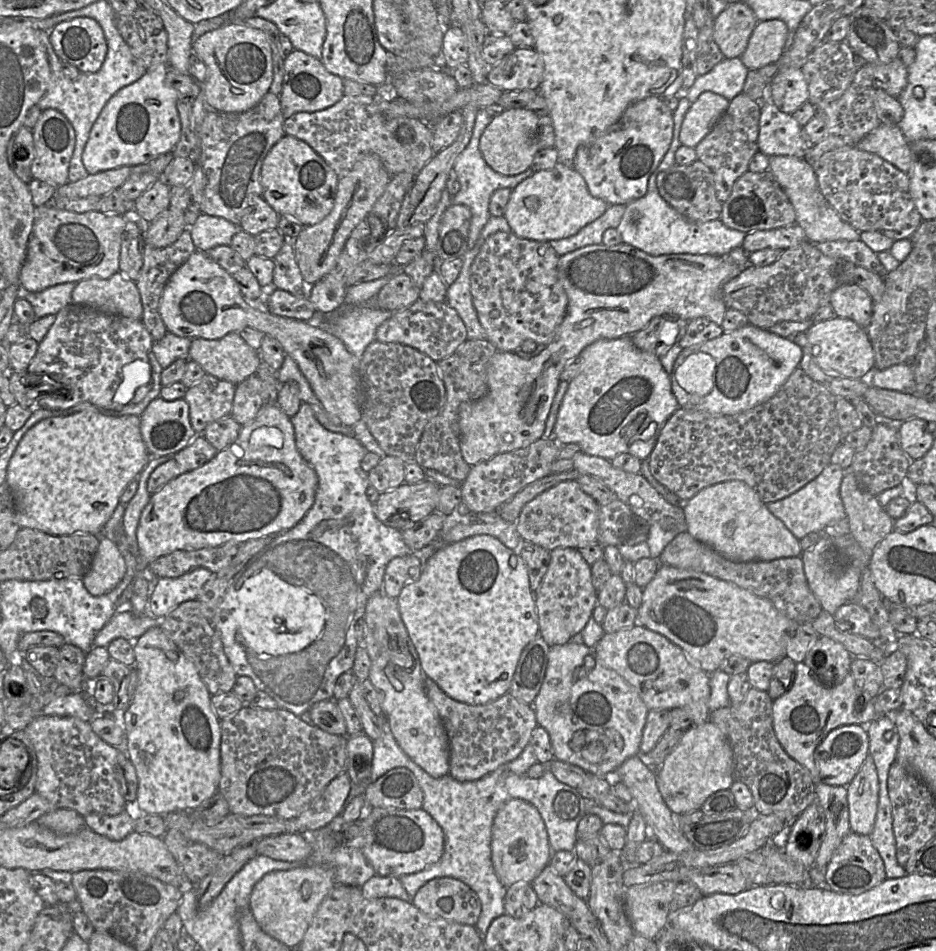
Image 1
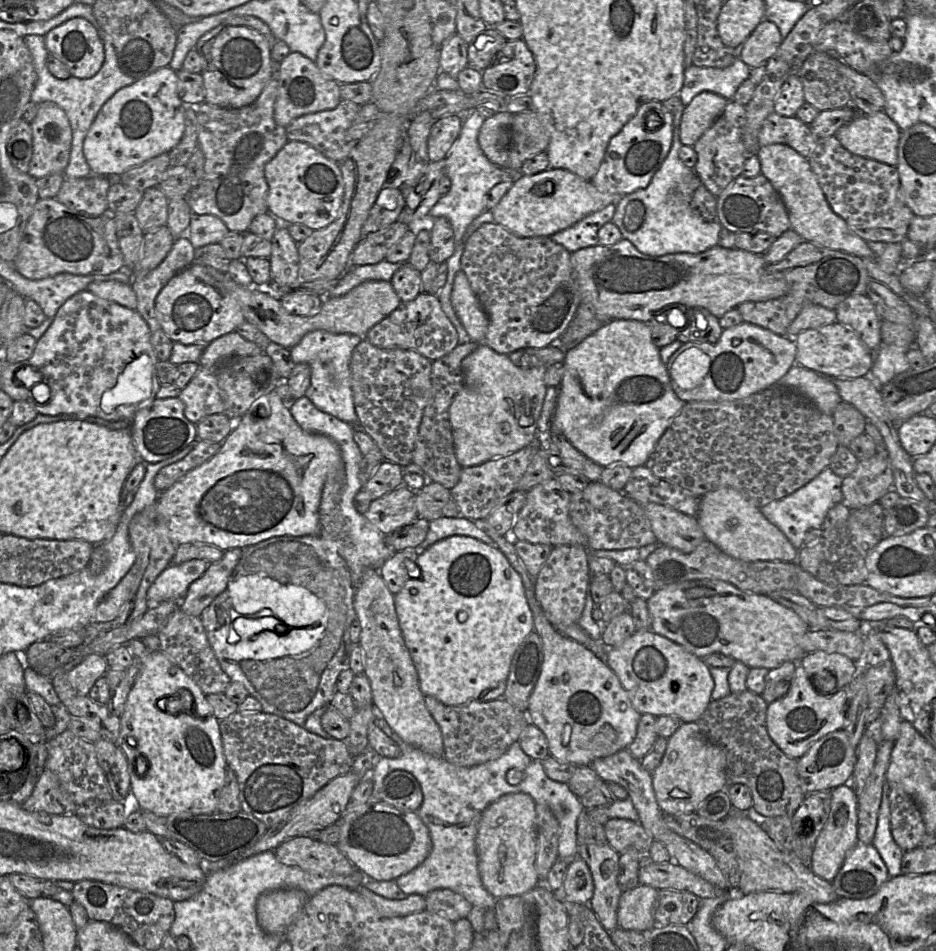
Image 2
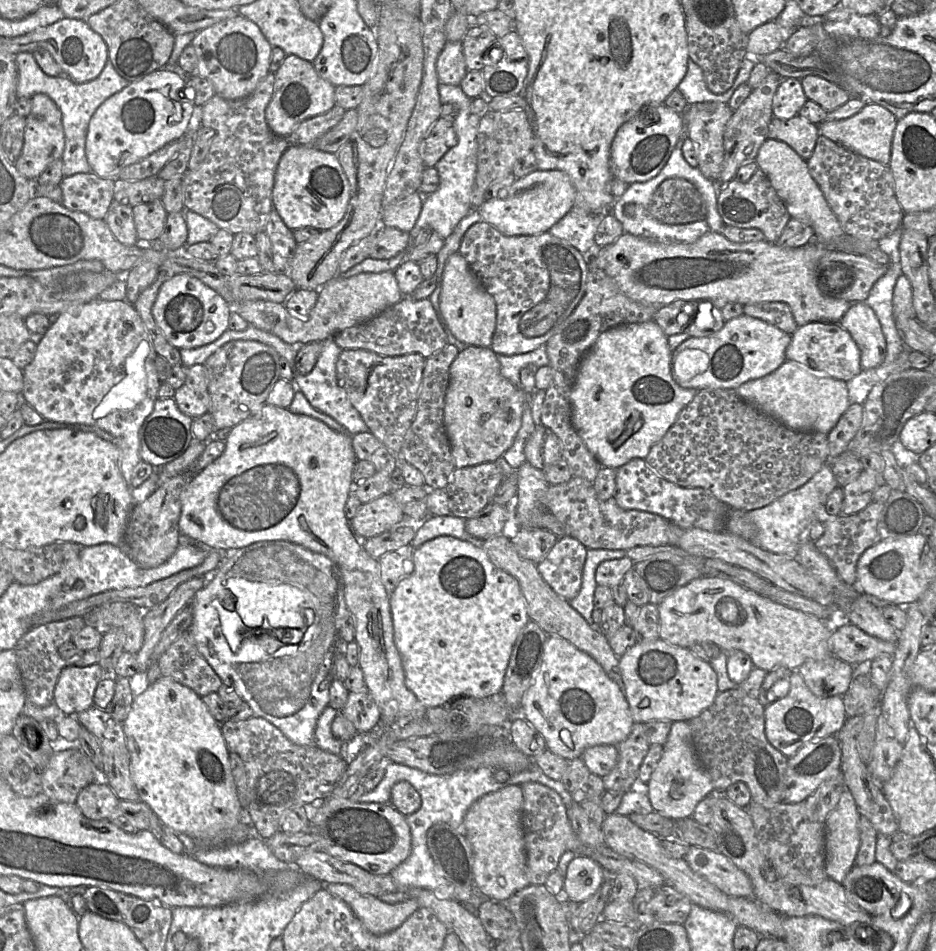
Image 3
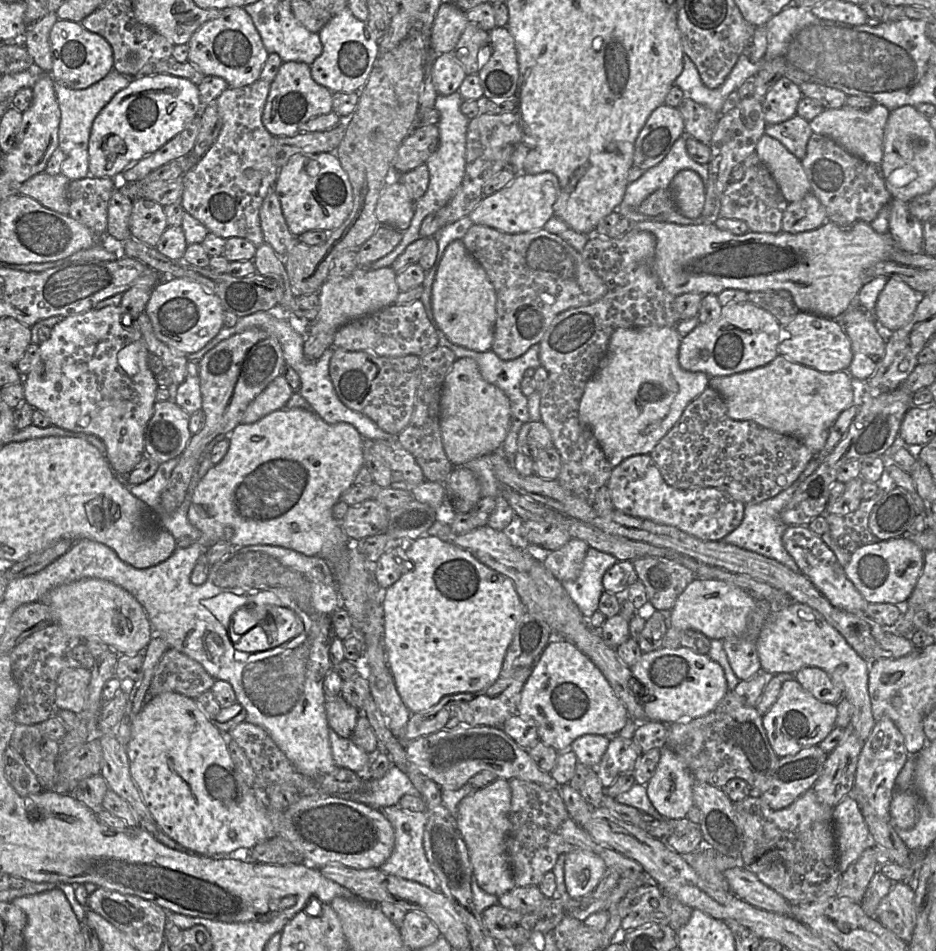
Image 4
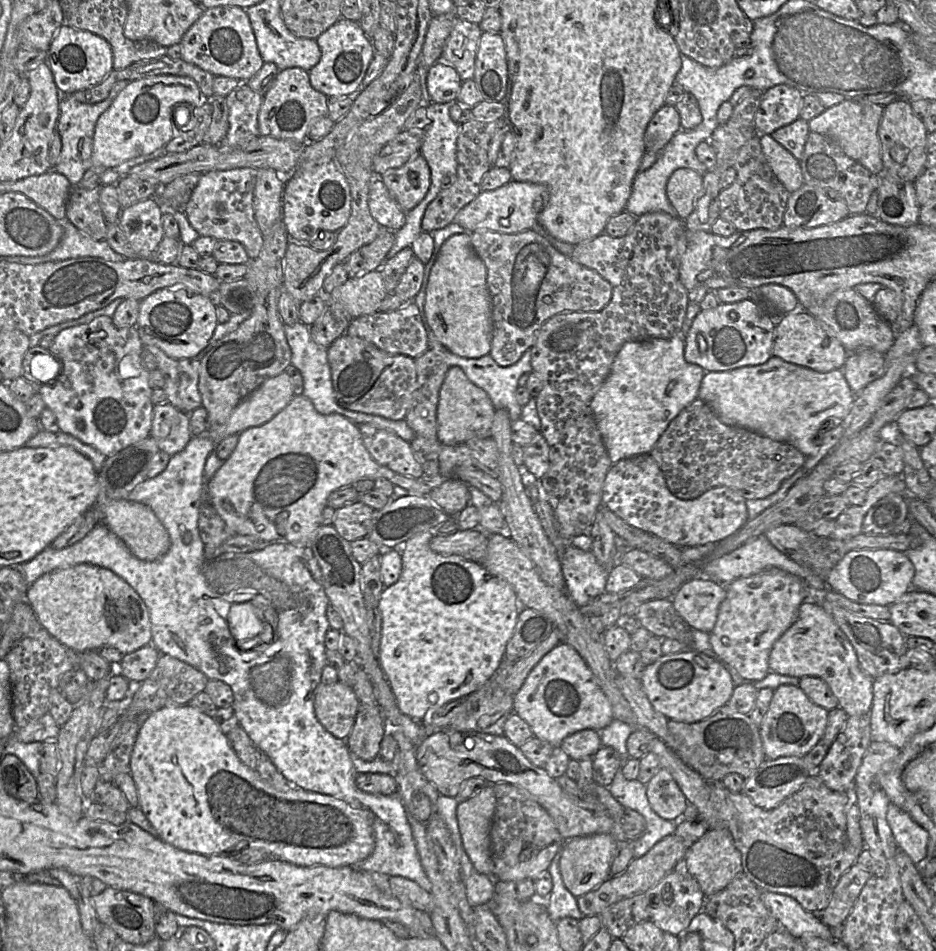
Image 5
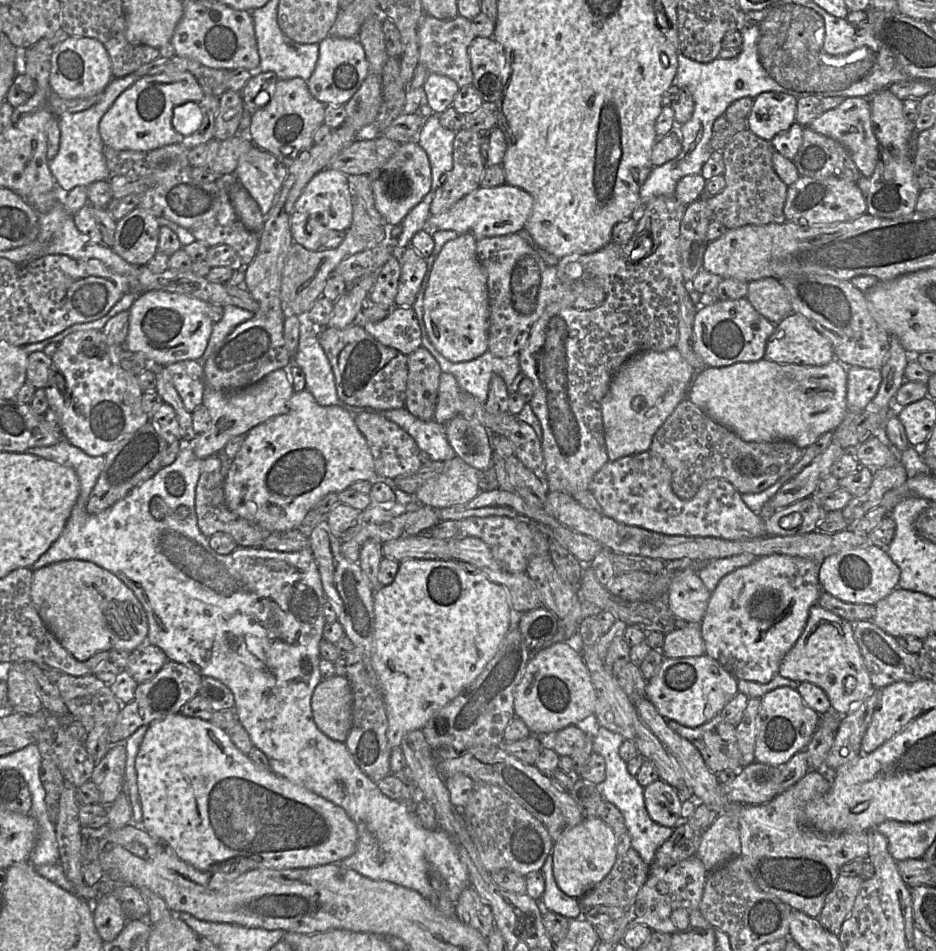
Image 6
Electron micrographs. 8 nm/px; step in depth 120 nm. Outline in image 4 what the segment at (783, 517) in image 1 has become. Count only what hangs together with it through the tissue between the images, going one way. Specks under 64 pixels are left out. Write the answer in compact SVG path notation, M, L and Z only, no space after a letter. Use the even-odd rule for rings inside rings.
M818 454L817 457L814 457L808 463L798 479L787 489L763 502L745 505L744 516L740 525L720 541L724 541L727 544L735 545L742 549L758 553L767 558L774 559L791 569L793 572L801 573L798 565L783 545L782 536L788 526L781 520L780 512L791 500L799 485L819 467L823 460L824 458L821 457L821 454Z

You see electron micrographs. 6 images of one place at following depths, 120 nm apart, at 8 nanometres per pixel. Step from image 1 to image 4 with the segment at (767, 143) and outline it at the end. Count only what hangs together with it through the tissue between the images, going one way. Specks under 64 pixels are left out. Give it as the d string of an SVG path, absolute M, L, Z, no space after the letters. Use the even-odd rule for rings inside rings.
M795 114L787 121L766 125L765 134L777 139L799 160L806 155L807 144L813 131L810 123Z

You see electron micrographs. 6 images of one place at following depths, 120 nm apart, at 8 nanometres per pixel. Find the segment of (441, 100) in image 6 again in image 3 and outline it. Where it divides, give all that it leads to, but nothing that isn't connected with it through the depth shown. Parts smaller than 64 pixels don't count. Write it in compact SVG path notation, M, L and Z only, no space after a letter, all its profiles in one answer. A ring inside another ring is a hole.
M447 41L437 58L436 71L440 83L449 85L461 83L468 72L464 61L462 41Z

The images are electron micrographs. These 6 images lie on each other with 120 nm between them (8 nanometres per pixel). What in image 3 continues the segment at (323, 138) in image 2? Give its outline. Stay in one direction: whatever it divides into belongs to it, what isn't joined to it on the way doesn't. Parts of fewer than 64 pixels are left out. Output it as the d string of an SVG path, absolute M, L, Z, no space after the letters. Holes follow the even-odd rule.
M336 104L328 112L304 120L288 136L290 144L312 146L320 136L341 121L345 112L344 108Z

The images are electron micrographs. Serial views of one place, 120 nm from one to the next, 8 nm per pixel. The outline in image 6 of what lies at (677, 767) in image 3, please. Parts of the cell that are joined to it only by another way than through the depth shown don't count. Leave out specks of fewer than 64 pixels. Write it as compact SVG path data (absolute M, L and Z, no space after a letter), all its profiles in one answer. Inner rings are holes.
M658 779L644 787L647 811L656 823L676 828L682 820L682 796L671 785Z

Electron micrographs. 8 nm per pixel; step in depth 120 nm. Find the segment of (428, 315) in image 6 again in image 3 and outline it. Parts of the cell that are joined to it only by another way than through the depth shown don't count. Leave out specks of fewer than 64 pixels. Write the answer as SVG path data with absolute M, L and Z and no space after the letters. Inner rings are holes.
M459 251L444 266L439 300L441 313L452 334L471 346L490 347L496 328L496 303Z

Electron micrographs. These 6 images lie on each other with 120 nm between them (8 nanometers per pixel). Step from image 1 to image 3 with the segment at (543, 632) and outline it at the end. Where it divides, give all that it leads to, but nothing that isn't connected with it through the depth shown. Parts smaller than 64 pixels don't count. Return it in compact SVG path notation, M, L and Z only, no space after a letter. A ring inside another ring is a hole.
M571 536L559 538L537 569L543 580L563 599L574 599L582 584L588 549Z

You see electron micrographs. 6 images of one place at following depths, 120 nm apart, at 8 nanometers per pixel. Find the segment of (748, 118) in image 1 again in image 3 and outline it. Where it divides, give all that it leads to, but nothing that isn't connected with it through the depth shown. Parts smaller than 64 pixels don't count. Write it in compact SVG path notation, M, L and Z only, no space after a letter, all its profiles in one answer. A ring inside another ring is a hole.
M698 102L688 105L682 114L685 137L688 136L697 149L698 168L716 183L724 160L724 131L733 112L728 103Z

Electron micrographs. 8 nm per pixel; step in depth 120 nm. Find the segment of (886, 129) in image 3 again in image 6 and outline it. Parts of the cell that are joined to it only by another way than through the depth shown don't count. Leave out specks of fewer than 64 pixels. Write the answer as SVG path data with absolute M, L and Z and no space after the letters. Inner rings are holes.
M846 98L836 108L824 111L819 117L810 122L808 127L812 131L830 137L843 145L861 175L867 179L871 177L879 158L879 144L872 129L871 109L868 98Z

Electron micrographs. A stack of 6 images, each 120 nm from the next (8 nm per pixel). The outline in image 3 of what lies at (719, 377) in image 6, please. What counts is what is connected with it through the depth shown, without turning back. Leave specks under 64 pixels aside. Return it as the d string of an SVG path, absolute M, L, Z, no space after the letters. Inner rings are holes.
M786 360L774 372L742 384L736 393L758 411L791 430L828 434L850 405L847 383L832 377L817 376L815 371Z

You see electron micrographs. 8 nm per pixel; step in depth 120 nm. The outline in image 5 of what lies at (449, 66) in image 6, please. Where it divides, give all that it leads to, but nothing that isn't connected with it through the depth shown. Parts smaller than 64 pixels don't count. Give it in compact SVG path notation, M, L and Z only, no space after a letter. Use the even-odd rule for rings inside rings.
M455 19L440 59L455 68L462 81L473 79L482 30L476 23Z

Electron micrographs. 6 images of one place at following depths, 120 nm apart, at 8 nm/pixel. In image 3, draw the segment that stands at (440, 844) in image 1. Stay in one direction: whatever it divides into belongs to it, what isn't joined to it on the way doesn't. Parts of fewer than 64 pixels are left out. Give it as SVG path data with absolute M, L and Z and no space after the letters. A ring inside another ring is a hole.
M325 798L305 804L311 834L322 838L323 851L355 864L375 875L389 875L411 852L411 832L402 815L390 803L356 803L342 798Z

